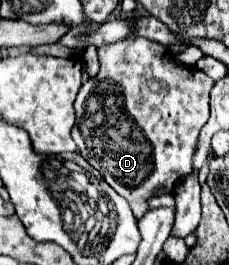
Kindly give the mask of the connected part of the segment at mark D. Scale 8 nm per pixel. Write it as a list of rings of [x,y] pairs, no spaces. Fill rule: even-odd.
[[[131,35],[123,43],[111,43],[99,47],[101,69],[95,77],[81,85],[75,99],[75,131],[73,139],[79,153],[101,177],[131,205],[137,219],[149,209],[147,199],[155,195],[173,193],[173,187],[183,175],[193,169],[193,157],[197,151],[197,139],[201,127],[209,119],[209,91],[213,79],[199,71],[179,63],[169,55],[169,49],[151,39]]]

